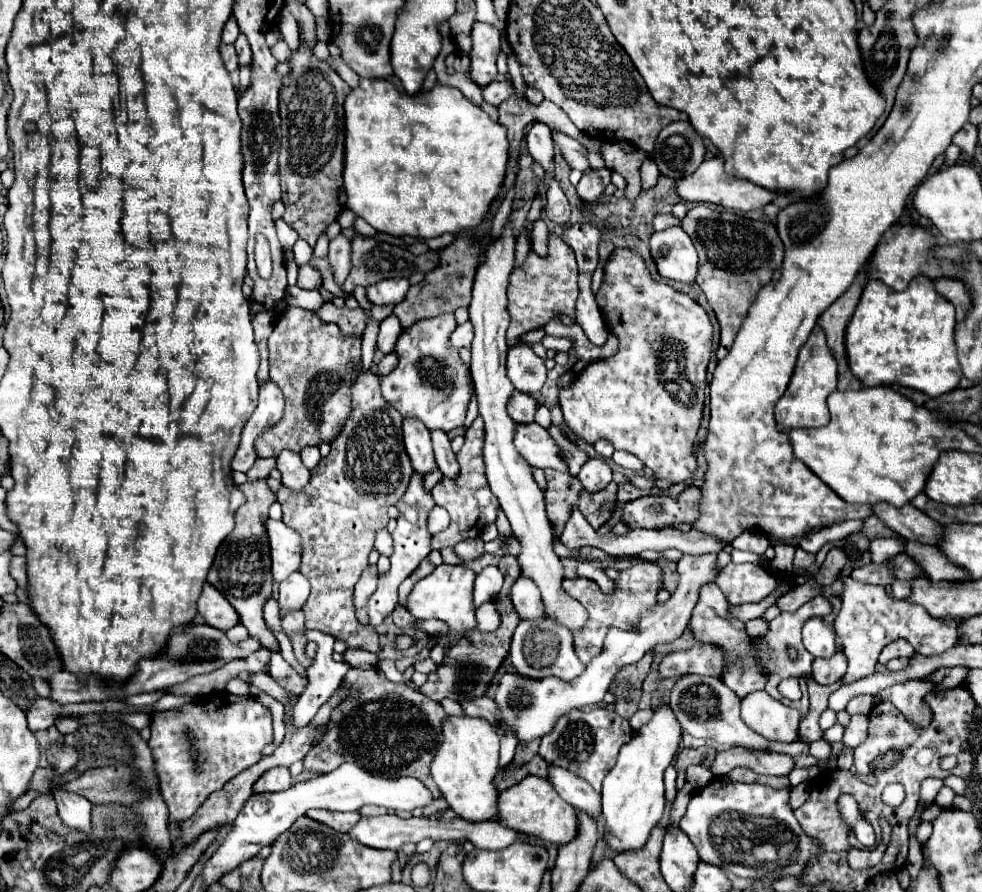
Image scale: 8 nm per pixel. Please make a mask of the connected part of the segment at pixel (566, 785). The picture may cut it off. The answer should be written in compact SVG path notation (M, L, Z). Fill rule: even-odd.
M548 766L548 780L574 808L594 814L594 818L600 816L600 796L592 790L592 786L588 786L588 782L560 766Z

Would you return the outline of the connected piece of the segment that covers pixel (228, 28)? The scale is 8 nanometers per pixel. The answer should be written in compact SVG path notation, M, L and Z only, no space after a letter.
M230 16L230 20L226 22L224 26L224 34L222 34L222 42L224 44L234 44L238 38L238 24L236 24L236 18Z

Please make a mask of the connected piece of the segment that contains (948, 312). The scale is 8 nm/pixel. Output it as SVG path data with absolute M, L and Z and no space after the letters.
M916 276L904 292L870 280L846 328L846 354L852 374L856 374L864 386L898 382L928 396L942 396L954 390L962 378L954 328L954 304L942 298L932 278Z

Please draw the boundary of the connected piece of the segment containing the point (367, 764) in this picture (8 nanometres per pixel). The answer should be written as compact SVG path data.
M378 666L368 670L350 668L344 686L356 686L362 698L346 698L334 710L324 734L316 738L304 756L304 772L332 772L344 762L356 762L374 776L414 776L430 790L436 784L430 776L432 750L440 744L440 722L446 718L442 706L422 692L390 682Z

